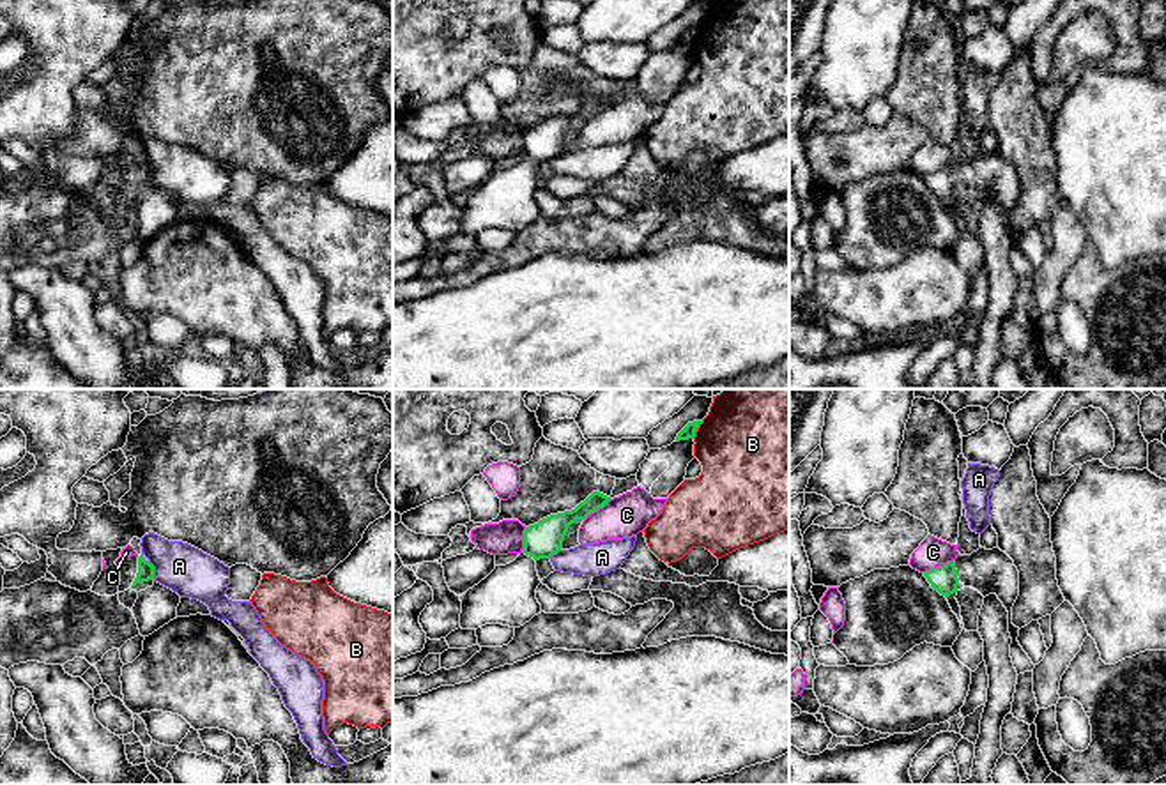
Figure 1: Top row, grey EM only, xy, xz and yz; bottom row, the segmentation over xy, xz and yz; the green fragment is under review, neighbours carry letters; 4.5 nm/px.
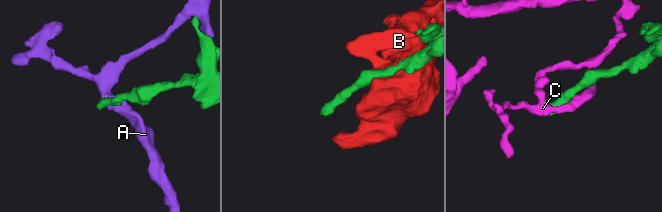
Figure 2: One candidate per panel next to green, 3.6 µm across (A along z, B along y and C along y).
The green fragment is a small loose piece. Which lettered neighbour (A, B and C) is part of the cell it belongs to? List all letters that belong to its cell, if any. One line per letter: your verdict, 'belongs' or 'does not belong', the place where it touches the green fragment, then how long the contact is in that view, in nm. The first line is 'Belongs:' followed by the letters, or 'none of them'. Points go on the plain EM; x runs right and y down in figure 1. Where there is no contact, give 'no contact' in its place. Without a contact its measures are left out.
Belongs: none of them
A: does not belong; meets green in xy at (153, 174); contact 90 nm long
B: does not belong; meets green in xz at (696, 34); contact 90 nm long
C: does not belong; meets green in yz at (940, 170); contact 160 nm long

